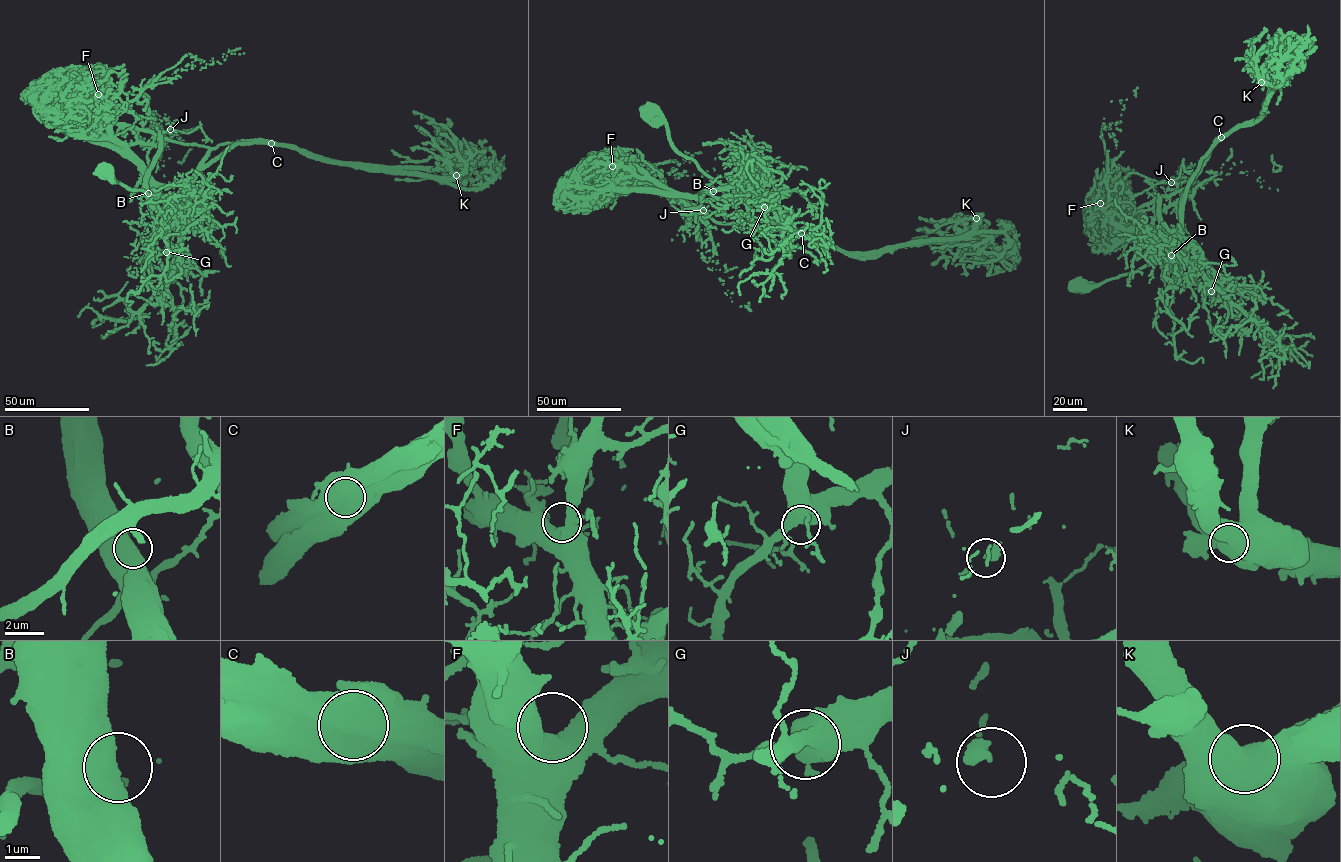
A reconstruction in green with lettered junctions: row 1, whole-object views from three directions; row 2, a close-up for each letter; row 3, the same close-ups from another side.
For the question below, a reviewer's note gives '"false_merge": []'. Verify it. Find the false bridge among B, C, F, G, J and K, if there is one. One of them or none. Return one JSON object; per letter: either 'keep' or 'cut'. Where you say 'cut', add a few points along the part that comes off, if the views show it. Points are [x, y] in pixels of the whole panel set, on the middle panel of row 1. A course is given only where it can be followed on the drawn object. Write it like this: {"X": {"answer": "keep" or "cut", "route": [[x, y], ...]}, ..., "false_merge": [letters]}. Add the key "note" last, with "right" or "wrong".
{"B": {"answer": "keep"}, "C": {"answer": "cut", "route": [[801, 233], [769, 222], [746, 187], [695, 198], [696, 239], [708, 268], [749, 310], [750, 303]]}, "F": {"answer": "keep"}, "G": {"answer": "keep"}, "J": {"answer": "keep"}, "K": {"answer": "keep"}, "false_merge": ["C"], "note": "wrong"}

